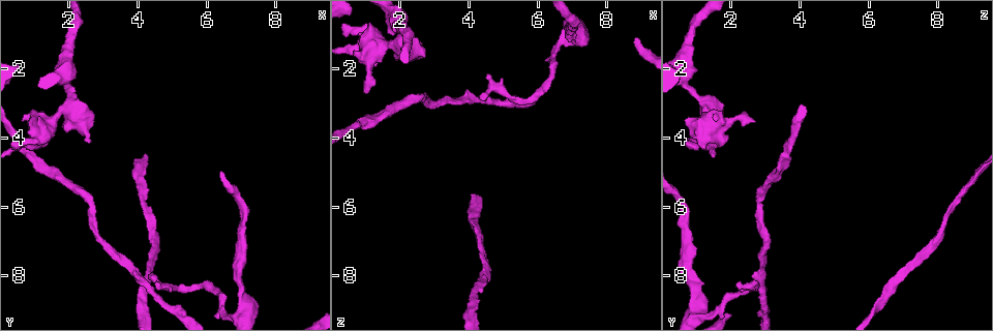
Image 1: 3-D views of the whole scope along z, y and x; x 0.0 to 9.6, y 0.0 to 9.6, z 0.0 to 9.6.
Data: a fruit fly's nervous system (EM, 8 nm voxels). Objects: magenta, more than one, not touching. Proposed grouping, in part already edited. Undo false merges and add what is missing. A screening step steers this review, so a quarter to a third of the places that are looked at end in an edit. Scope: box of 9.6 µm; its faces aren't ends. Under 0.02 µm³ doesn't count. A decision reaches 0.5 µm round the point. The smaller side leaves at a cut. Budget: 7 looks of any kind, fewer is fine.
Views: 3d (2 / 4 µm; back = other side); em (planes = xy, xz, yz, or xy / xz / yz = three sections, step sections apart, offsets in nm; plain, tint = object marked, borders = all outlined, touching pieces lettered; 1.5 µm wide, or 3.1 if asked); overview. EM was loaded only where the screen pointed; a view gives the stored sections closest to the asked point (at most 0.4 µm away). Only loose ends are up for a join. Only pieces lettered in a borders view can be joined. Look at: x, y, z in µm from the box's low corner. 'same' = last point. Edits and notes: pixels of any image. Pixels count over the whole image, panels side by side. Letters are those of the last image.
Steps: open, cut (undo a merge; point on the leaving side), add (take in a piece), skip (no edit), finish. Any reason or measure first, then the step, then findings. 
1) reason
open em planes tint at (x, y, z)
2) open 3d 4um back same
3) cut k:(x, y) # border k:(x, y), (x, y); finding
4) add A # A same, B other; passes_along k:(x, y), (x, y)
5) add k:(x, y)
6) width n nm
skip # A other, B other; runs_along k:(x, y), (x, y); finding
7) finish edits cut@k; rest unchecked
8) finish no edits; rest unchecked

sudden change in width
open em planes borders at (1.95, 1.40, 0.65)

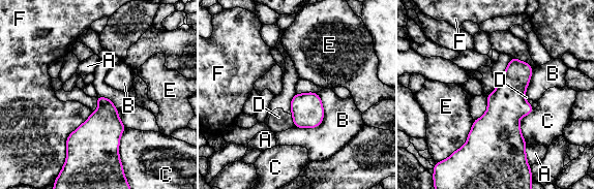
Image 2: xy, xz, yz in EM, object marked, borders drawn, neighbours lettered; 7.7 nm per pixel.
longest_contact F 550 nm
skip # A other, B other, C other, D other, E other, F other; border 2:(92, 112), (66, 138), (59, 171); one cell here

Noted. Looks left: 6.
branch stops here
open 3d 2um at (1.05, 3.55, 2.75)

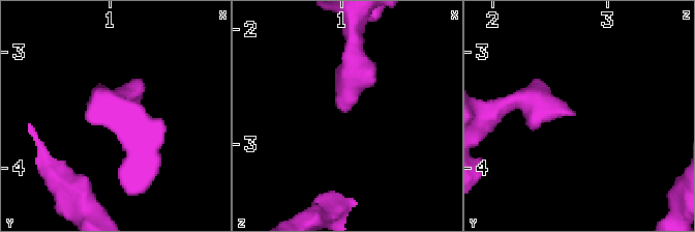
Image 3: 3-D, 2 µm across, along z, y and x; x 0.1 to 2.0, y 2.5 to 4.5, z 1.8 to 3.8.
open em xy step 8 borders at (1.02, 3.52, 2.70)

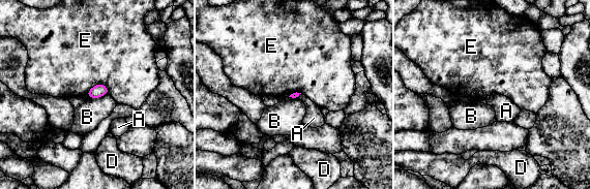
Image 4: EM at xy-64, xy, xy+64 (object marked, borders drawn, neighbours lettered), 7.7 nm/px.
another direction
open em planes borders same

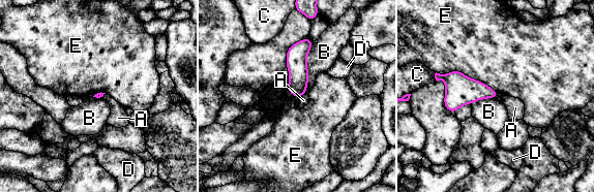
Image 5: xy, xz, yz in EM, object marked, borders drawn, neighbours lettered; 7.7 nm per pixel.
longest_contact E 550 nm
skip # A other, B other, C other, D other, E other; runs_along 5:(307, 41), (297, 53), (297, 94); no lettered piece goes on from it

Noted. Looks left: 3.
free end
open 3d 2um at (2.50, 4.10, 1.20)

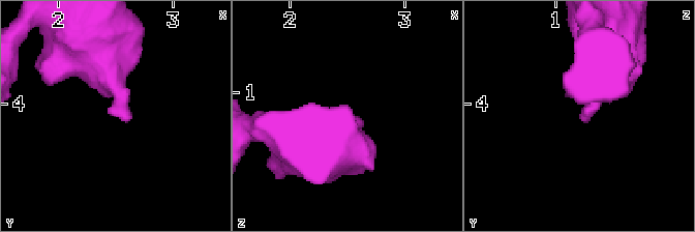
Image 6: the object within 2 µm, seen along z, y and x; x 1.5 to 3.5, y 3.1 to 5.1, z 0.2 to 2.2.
open em planes borders at (2.56, 4.14, 1.22)

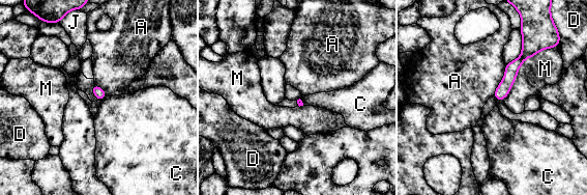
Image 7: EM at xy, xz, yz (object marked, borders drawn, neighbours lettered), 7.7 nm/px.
skip # A other, C other, D other, J other, M other; runs_along 7:(528, 46), (511, 68), (499, 98); none of them fits

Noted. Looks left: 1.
finish no edits; rest unchecked

